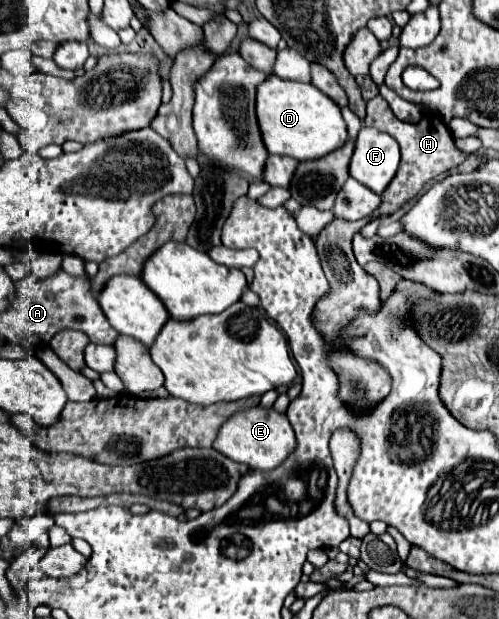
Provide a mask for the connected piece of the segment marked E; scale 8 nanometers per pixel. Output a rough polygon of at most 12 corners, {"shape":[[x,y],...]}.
{"shape":[[255,407],[223,423],[213,447],[271,471],[297,447],[283,413]]}

